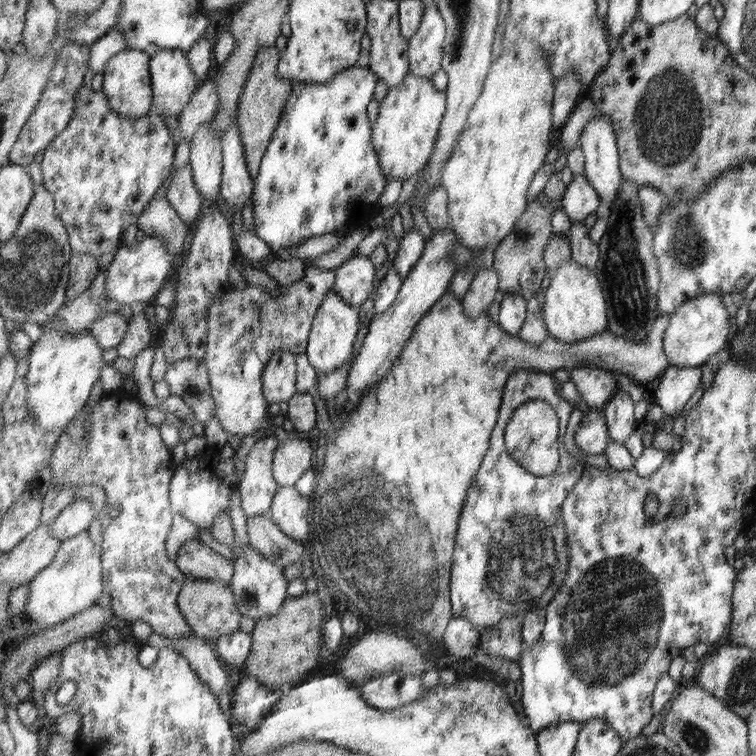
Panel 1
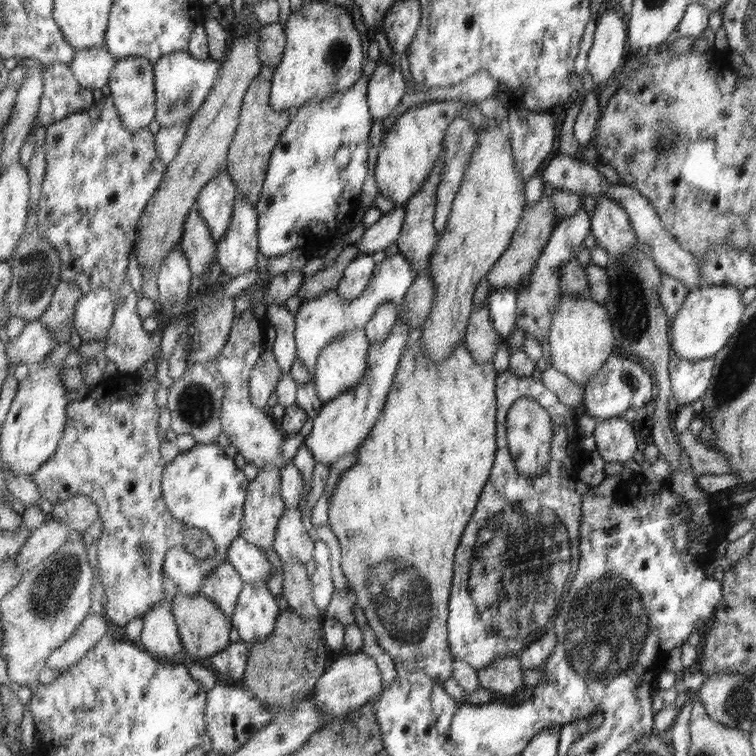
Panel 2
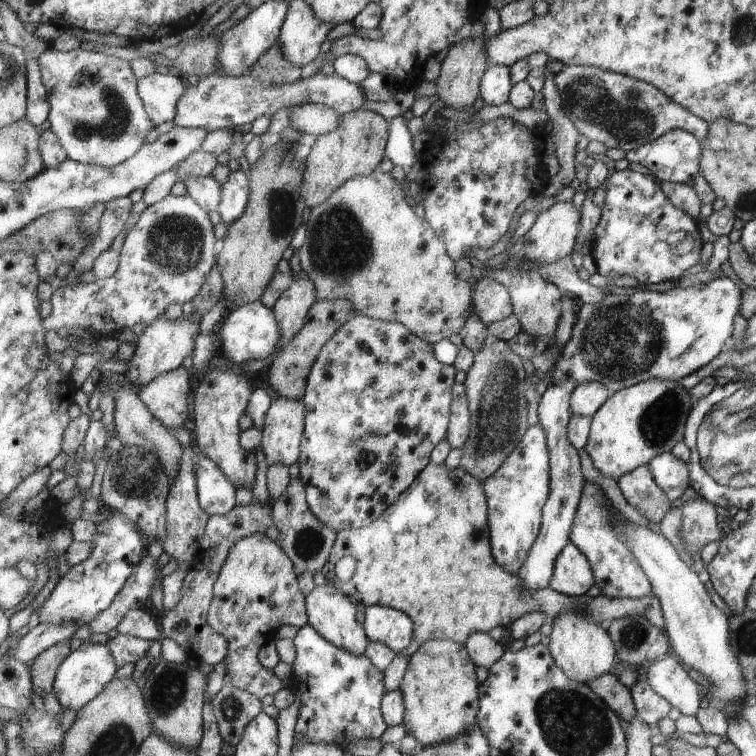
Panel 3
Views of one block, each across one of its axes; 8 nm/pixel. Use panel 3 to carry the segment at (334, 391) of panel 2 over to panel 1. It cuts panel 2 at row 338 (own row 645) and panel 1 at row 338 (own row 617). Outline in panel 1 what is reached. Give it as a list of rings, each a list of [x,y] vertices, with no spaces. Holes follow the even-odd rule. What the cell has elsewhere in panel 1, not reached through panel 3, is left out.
[[[334,290],[326,297],[317,314],[312,325],[306,354],[310,365],[320,375],[339,370],[351,358],[357,342],[357,332],[361,330],[359,327],[362,323],[359,320],[359,308],[348,304]]]

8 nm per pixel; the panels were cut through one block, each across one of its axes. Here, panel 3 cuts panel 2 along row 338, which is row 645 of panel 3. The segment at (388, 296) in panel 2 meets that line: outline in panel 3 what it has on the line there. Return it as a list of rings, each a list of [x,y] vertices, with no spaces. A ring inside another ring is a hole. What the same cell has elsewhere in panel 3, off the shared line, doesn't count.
[[[310,623],[301,628],[294,639],[297,657],[292,665],[292,674],[299,679],[292,680],[290,689],[293,694],[301,694],[301,714],[297,724],[297,738],[299,740],[311,740],[325,742],[325,744],[339,744],[345,747],[347,740],[379,740],[385,730],[389,728],[386,717],[383,715],[383,698],[387,693],[386,673],[379,670],[365,654],[350,652],[347,648],[339,648],[327,640],[322,633],[313,628]]]

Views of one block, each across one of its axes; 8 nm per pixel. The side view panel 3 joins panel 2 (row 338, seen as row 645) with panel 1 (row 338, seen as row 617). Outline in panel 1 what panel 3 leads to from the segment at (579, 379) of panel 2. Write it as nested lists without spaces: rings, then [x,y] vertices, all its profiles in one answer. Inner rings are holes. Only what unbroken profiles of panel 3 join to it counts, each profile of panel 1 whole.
[[[569,259],[551,272],[545,294],[543,313],[551,336],[564,343],[577,343],[606,332],[609,327],[609,306],[597,271]]]

